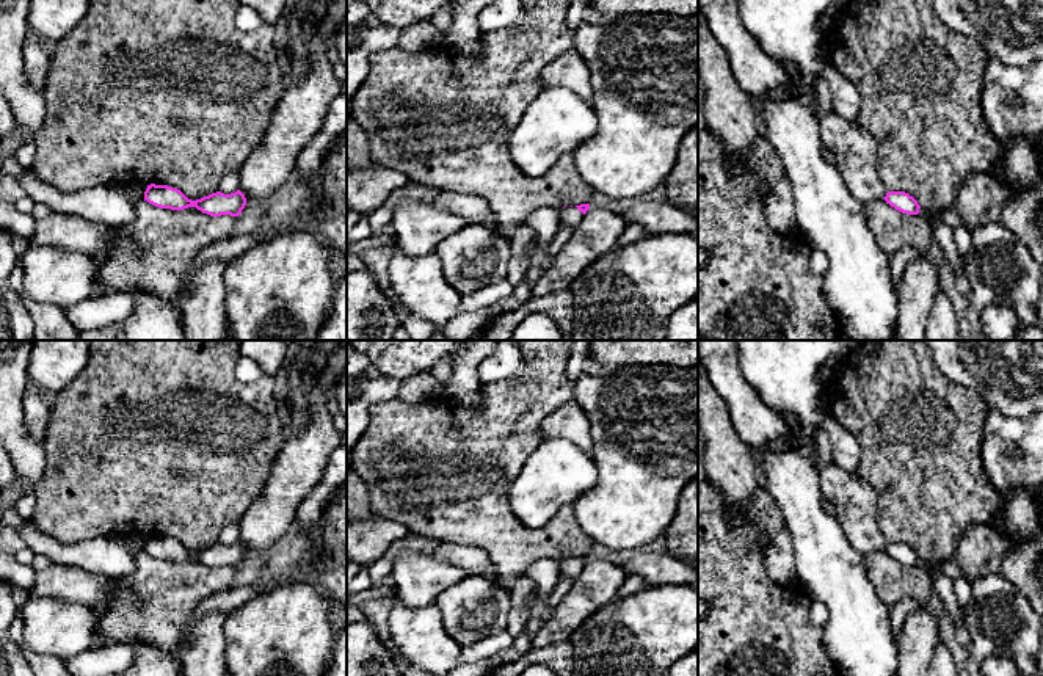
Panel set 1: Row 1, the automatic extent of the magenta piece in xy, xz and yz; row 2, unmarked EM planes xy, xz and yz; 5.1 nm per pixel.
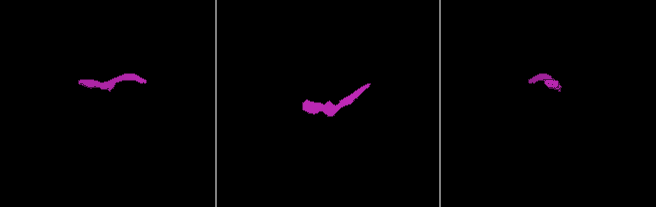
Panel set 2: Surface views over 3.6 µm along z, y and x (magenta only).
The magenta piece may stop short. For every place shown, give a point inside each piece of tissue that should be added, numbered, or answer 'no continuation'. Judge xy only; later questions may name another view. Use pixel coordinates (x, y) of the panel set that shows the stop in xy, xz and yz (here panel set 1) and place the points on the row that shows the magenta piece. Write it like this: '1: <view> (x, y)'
no continuation

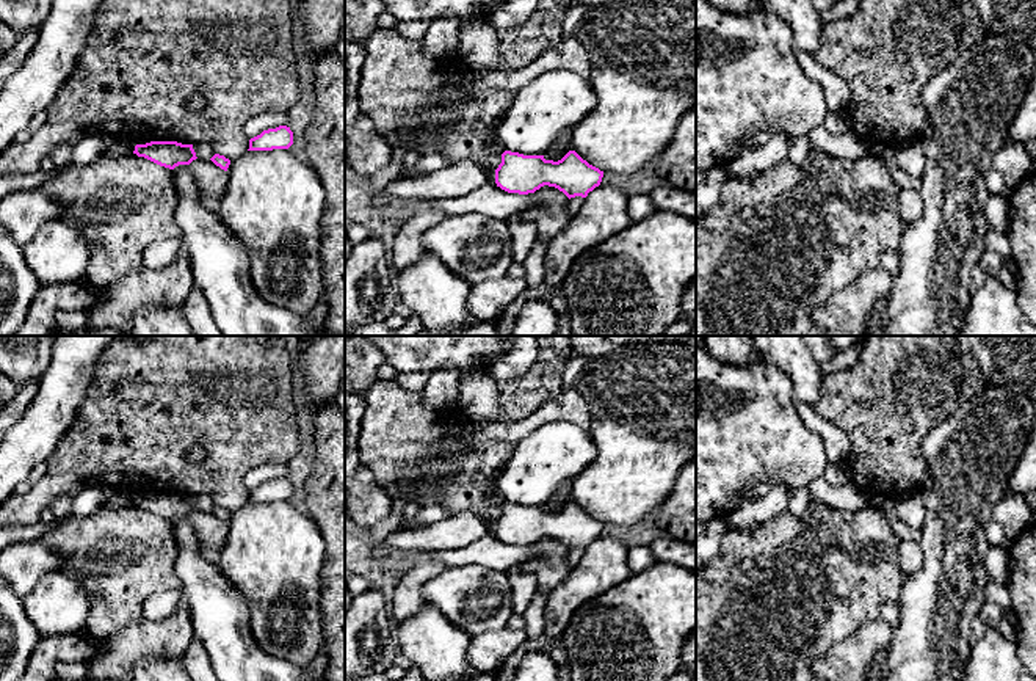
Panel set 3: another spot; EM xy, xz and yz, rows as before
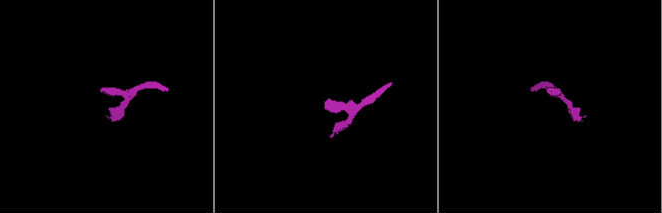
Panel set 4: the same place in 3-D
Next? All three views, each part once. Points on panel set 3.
no continuation

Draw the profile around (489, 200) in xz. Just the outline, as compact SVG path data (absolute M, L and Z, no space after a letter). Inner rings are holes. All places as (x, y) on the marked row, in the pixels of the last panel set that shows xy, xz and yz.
M489 182L461 198L404 199L395 195L386 195L379 204L379 217L400 226L411 215L428 207L442 210L447 217L478 212L489 218L506 220L509 215L534 207L539 202L541 196L536 191L528 195L508 193Z

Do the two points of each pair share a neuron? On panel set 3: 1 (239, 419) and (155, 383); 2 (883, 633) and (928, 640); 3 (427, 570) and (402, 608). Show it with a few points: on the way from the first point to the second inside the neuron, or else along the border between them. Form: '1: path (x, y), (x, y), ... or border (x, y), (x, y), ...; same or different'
1: path (218, 399), (206, 386), (176, 386); same
2: border (894, 628), (889, 642), (870, 664); different
3: path (417, 579), (411, 586), (408, 598); same

